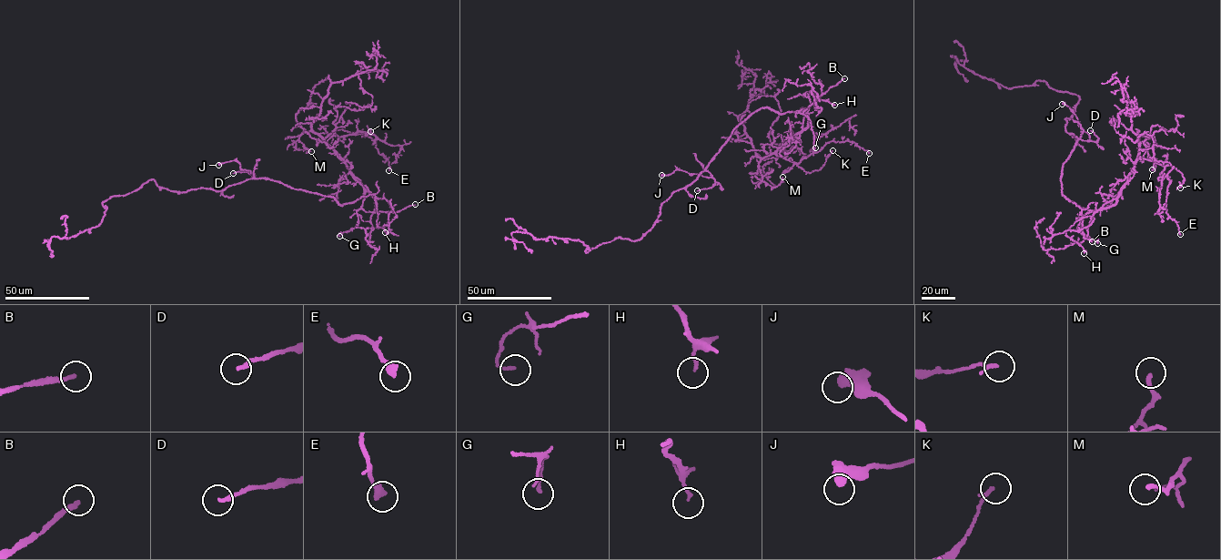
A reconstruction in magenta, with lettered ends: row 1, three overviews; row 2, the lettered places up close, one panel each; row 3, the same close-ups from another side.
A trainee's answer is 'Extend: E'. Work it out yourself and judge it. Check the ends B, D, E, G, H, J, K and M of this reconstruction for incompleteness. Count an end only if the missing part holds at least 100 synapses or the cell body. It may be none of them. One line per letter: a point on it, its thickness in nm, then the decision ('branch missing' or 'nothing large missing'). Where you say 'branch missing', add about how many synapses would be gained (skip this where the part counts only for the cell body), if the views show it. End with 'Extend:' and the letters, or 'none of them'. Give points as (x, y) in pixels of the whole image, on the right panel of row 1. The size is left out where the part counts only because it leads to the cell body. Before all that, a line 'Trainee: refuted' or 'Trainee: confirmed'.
Trainee: refuted
B: at (1092, 241); 200 nm thick; branch missing
D: at (1090, 130); 180 nm thick; nothing large missing
E: at (1180, 234); 300 nm thick; nothing large missing
G: at (1097, 243); 130 nm thick; nothing large missing
H: at (1084, 253); 120 nm thick; nothing large missing
J: at (1062, 104); 480 nm thick; nothing large missing
K: at (1180, 188); 150 nm thick; nothing large missing
M: at (1152, 169); 170 nm thick; nothing large missing
Extend: B

